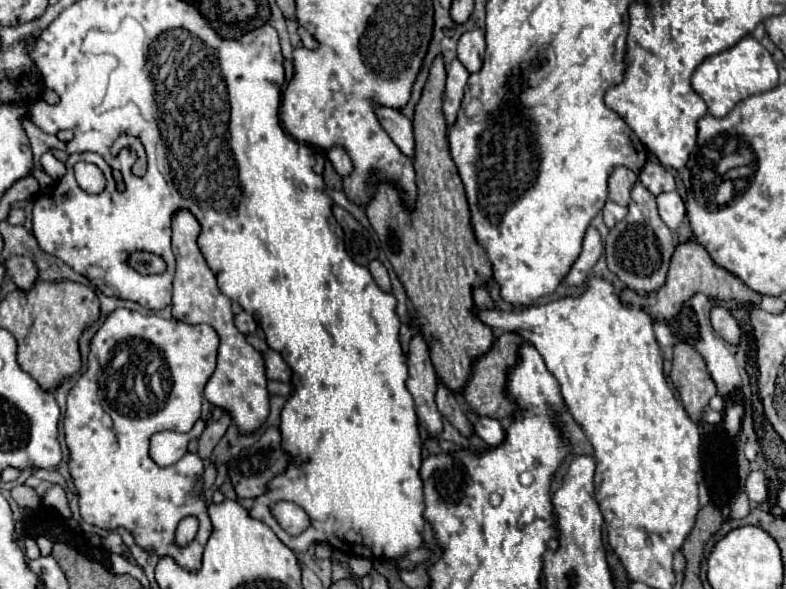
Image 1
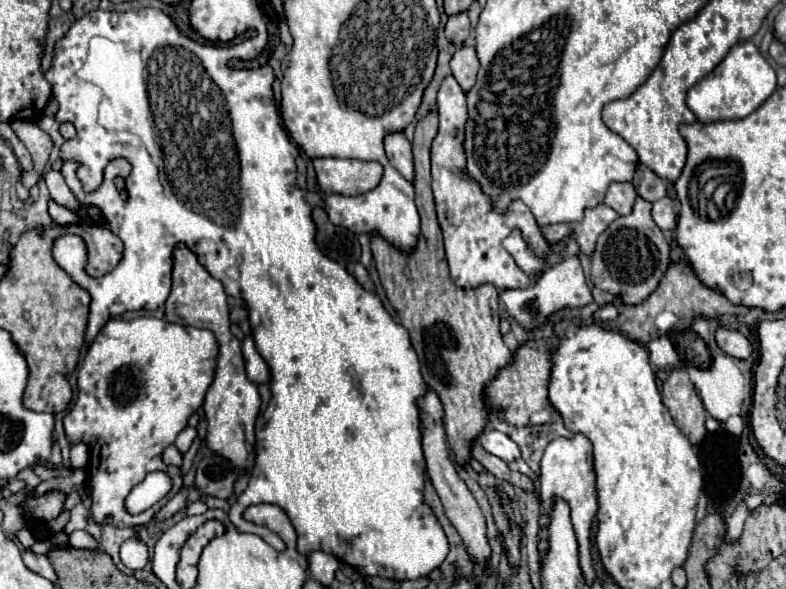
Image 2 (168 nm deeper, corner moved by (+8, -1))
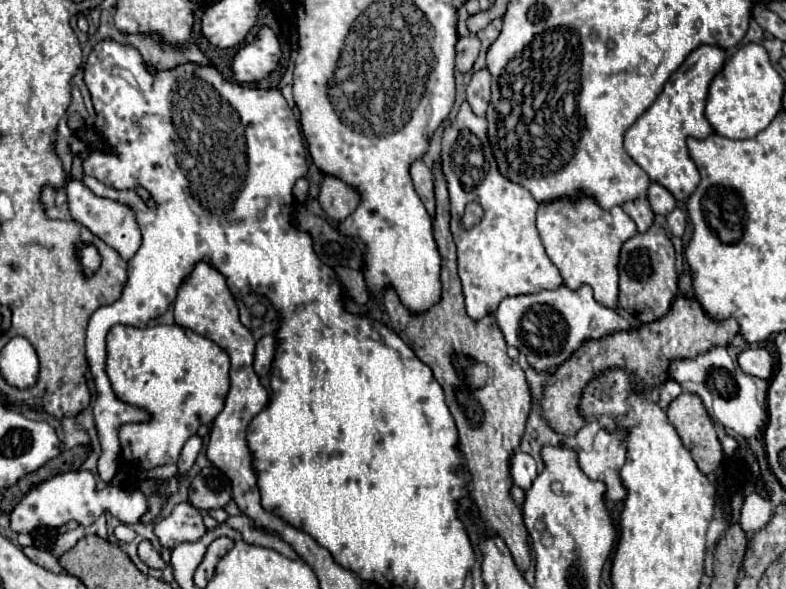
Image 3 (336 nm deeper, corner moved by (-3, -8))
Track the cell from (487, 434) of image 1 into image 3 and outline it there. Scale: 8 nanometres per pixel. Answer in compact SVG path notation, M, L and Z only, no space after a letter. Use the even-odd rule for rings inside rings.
M516 450L510 458L510 476L512 476L512 482L516 486L520 486L522 490L526 490L532 480L536 478L536 462L530 454L522 452L522 450Z

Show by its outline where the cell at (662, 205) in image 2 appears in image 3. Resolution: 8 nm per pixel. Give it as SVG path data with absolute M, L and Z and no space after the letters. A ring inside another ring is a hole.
M682 208L672 210L672 212L666 216L666 220L668 220L668 228L670 228L670 232L672 232L674 236L682 236L682 234L684 234L684 228L686 228L686 214L684 214Z

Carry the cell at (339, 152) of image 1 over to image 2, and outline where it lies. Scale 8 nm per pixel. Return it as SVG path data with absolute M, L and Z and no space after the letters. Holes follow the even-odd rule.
M315 159L317 183L325 195L363 195L377 187L381 165L369 163L369 173L363 173L363 163L355 159Z

